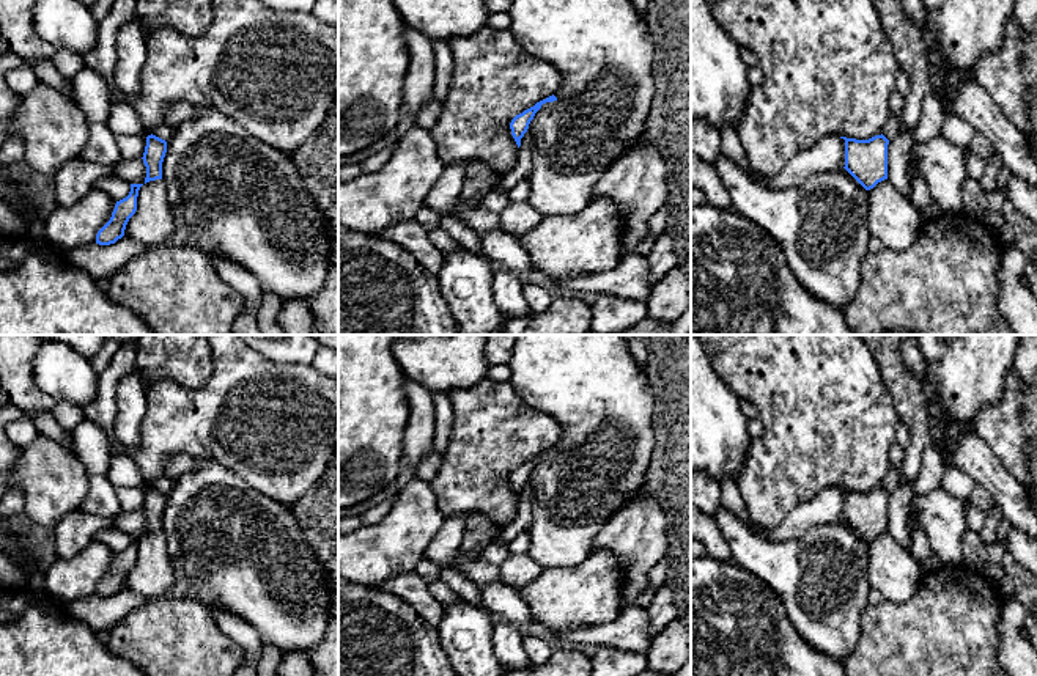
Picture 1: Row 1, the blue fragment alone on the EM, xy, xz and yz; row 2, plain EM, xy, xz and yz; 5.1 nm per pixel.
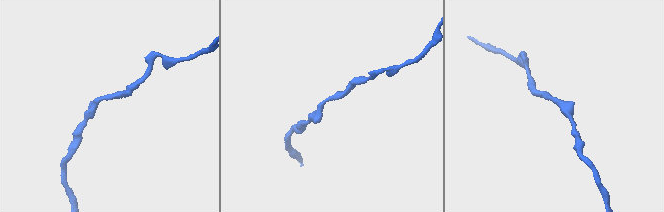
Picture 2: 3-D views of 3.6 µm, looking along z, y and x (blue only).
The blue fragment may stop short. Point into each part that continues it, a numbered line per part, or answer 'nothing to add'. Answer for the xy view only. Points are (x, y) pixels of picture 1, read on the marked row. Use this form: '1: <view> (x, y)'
nothing to add

